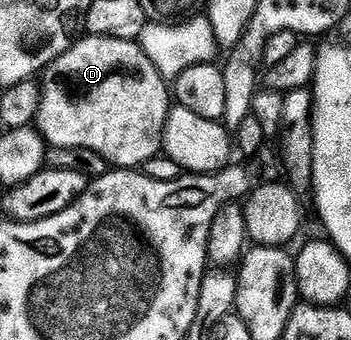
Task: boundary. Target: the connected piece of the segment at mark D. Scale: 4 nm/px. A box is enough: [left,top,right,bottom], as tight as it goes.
[37,35,173,169]

